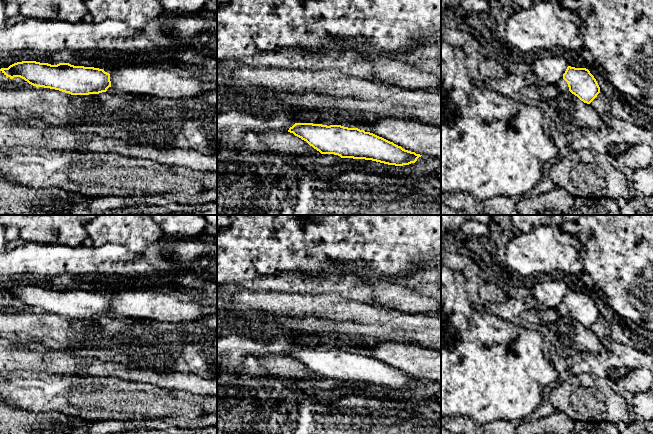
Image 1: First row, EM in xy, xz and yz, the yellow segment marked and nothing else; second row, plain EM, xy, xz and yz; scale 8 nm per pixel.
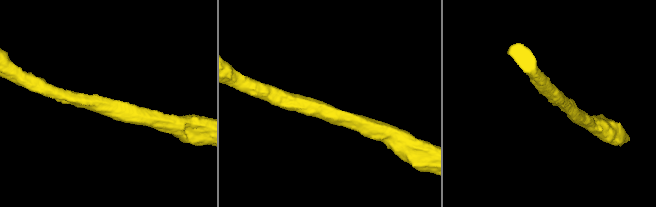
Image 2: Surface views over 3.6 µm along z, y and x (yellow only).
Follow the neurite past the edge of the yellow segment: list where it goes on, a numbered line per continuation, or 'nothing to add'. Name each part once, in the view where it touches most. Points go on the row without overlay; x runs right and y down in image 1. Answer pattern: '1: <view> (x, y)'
nothing to add

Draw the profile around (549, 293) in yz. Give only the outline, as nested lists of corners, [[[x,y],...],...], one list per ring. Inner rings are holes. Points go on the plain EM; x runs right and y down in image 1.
[[[544,277],[543,280],[537,284],[532,293],[533,298],[537,302],[538,308],[541,309],[556,309],[557,306],[563,302],[568,291],[568,287],[562,280],[552,277]]]

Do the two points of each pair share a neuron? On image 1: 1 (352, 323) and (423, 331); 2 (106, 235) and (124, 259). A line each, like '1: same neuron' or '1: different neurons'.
1: same neuron
2: different neurons

